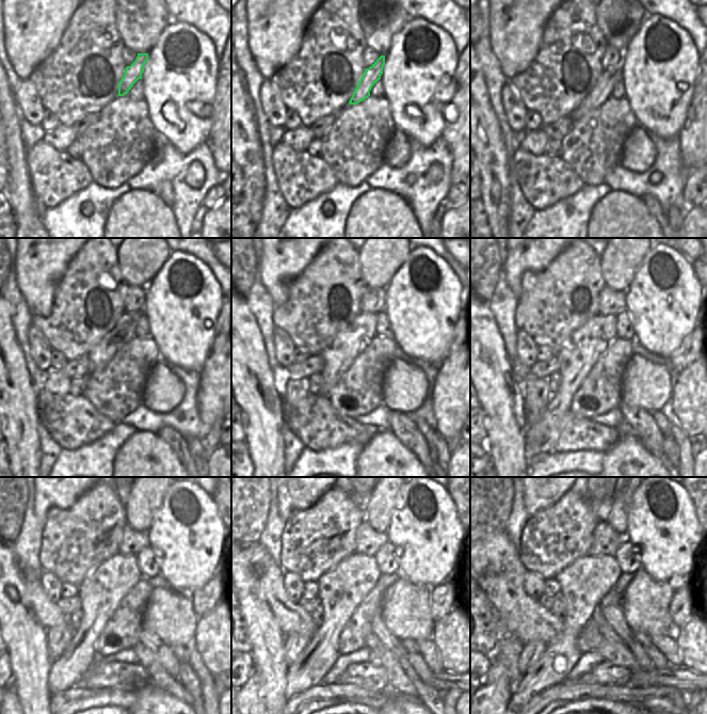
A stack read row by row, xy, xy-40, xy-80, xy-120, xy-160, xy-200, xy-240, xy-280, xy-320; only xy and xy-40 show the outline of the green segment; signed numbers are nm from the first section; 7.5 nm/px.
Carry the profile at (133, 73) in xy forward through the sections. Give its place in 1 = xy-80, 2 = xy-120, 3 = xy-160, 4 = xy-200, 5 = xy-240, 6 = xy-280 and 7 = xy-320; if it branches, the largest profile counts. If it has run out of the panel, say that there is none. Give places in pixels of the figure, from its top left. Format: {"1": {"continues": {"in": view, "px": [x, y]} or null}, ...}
{"1": {"continues": {"in": "xy-80", "px": [601, 91]}}, "2": {"continues": {"in": "xy-120", "px": [124, 331]}}, "3": {"continues": {"in": "xy-160", "px": [348, 344]}}, "4": {"continues": {"in": "xy-200", "px": [580, 351]}}, "5": {"continues": {"in": "xy-240", "px": [102, 589]}}, "6": {"continues": {"in": "xy-280", "px": [341, 589]}}, "7": {"continues": {"in": "xy-320", "px": [583, 584]}}}

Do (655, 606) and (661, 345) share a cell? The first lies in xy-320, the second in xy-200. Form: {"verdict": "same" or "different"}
{"verdict": "different"}

